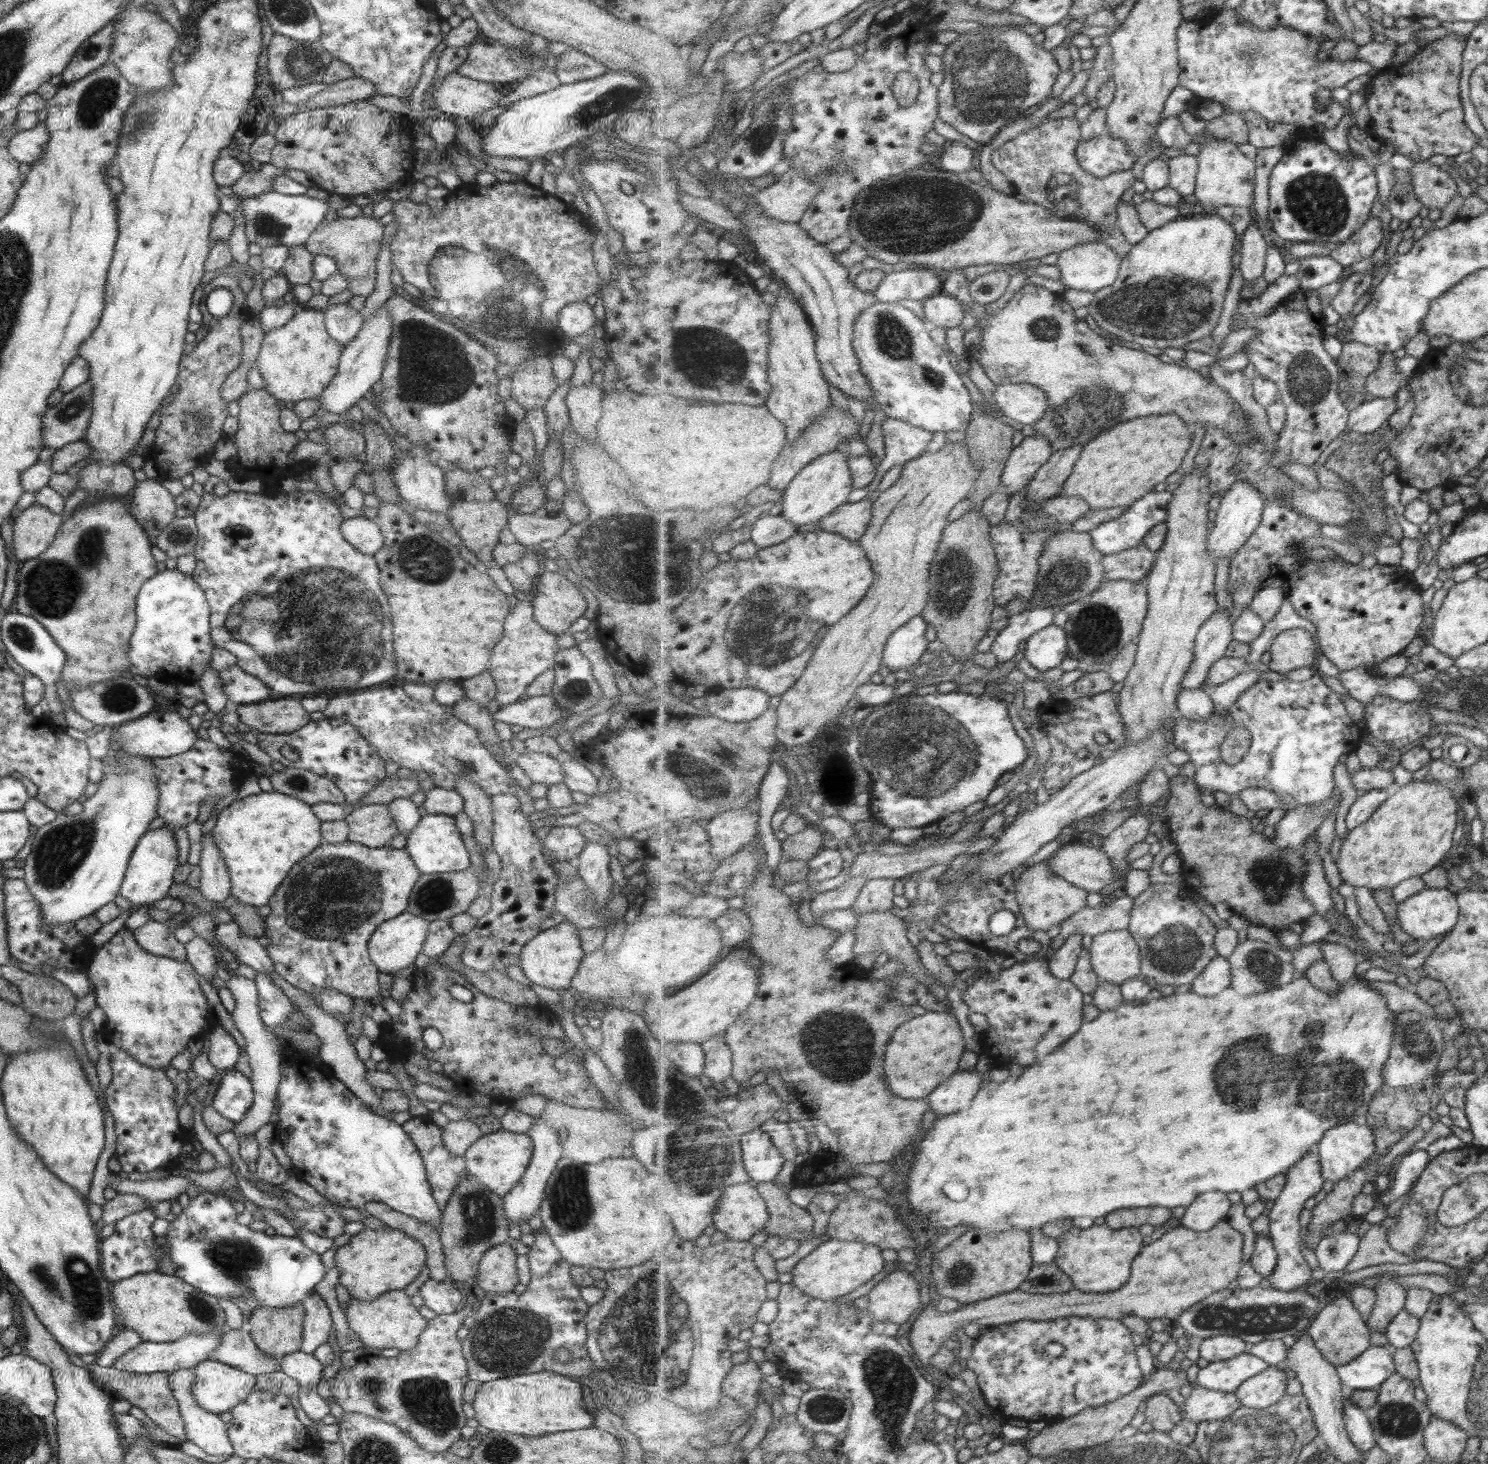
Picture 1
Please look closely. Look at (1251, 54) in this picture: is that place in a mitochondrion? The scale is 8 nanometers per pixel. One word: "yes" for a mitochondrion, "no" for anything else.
yes

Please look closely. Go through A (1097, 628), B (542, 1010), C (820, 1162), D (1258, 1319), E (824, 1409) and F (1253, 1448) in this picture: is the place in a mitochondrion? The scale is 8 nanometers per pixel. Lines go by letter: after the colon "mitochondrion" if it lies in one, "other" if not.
A: mitochondrion
B: other
C: other
D: mitochondrion
E: mitochondrion
F: mitochondrion

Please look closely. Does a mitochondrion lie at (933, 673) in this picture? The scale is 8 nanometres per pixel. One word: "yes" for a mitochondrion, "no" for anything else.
no

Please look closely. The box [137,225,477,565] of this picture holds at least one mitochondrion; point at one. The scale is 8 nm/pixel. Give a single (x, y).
(179, 536)

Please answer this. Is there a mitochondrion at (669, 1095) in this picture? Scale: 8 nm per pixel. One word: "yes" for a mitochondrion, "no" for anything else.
yes

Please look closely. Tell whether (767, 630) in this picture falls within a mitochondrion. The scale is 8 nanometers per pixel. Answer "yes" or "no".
yes

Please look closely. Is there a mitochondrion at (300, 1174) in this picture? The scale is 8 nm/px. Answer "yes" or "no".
no

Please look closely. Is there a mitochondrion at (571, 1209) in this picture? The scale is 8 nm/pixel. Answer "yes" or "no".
yes

